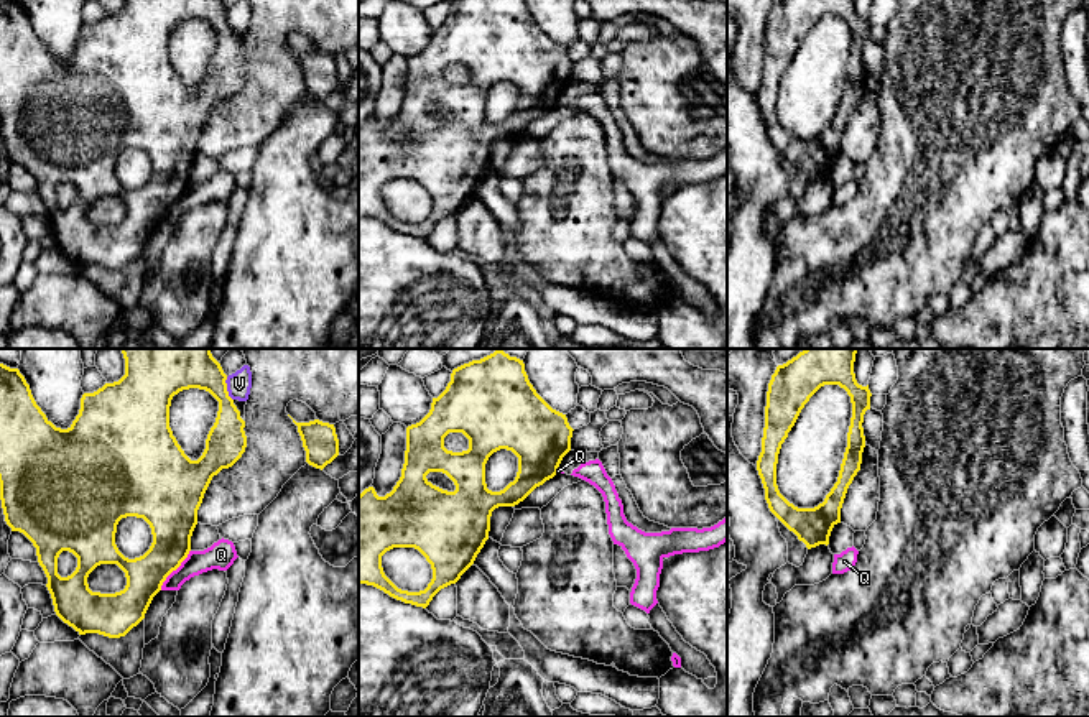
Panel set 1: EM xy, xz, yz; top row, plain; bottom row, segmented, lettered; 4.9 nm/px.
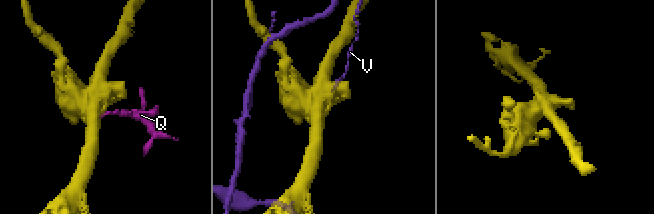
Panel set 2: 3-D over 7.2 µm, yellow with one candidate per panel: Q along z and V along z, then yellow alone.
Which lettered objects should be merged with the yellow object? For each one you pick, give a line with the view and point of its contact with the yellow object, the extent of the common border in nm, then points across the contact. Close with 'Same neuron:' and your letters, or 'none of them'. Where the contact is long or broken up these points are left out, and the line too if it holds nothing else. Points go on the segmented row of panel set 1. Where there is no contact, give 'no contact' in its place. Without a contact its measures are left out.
Same neuron: none of them

